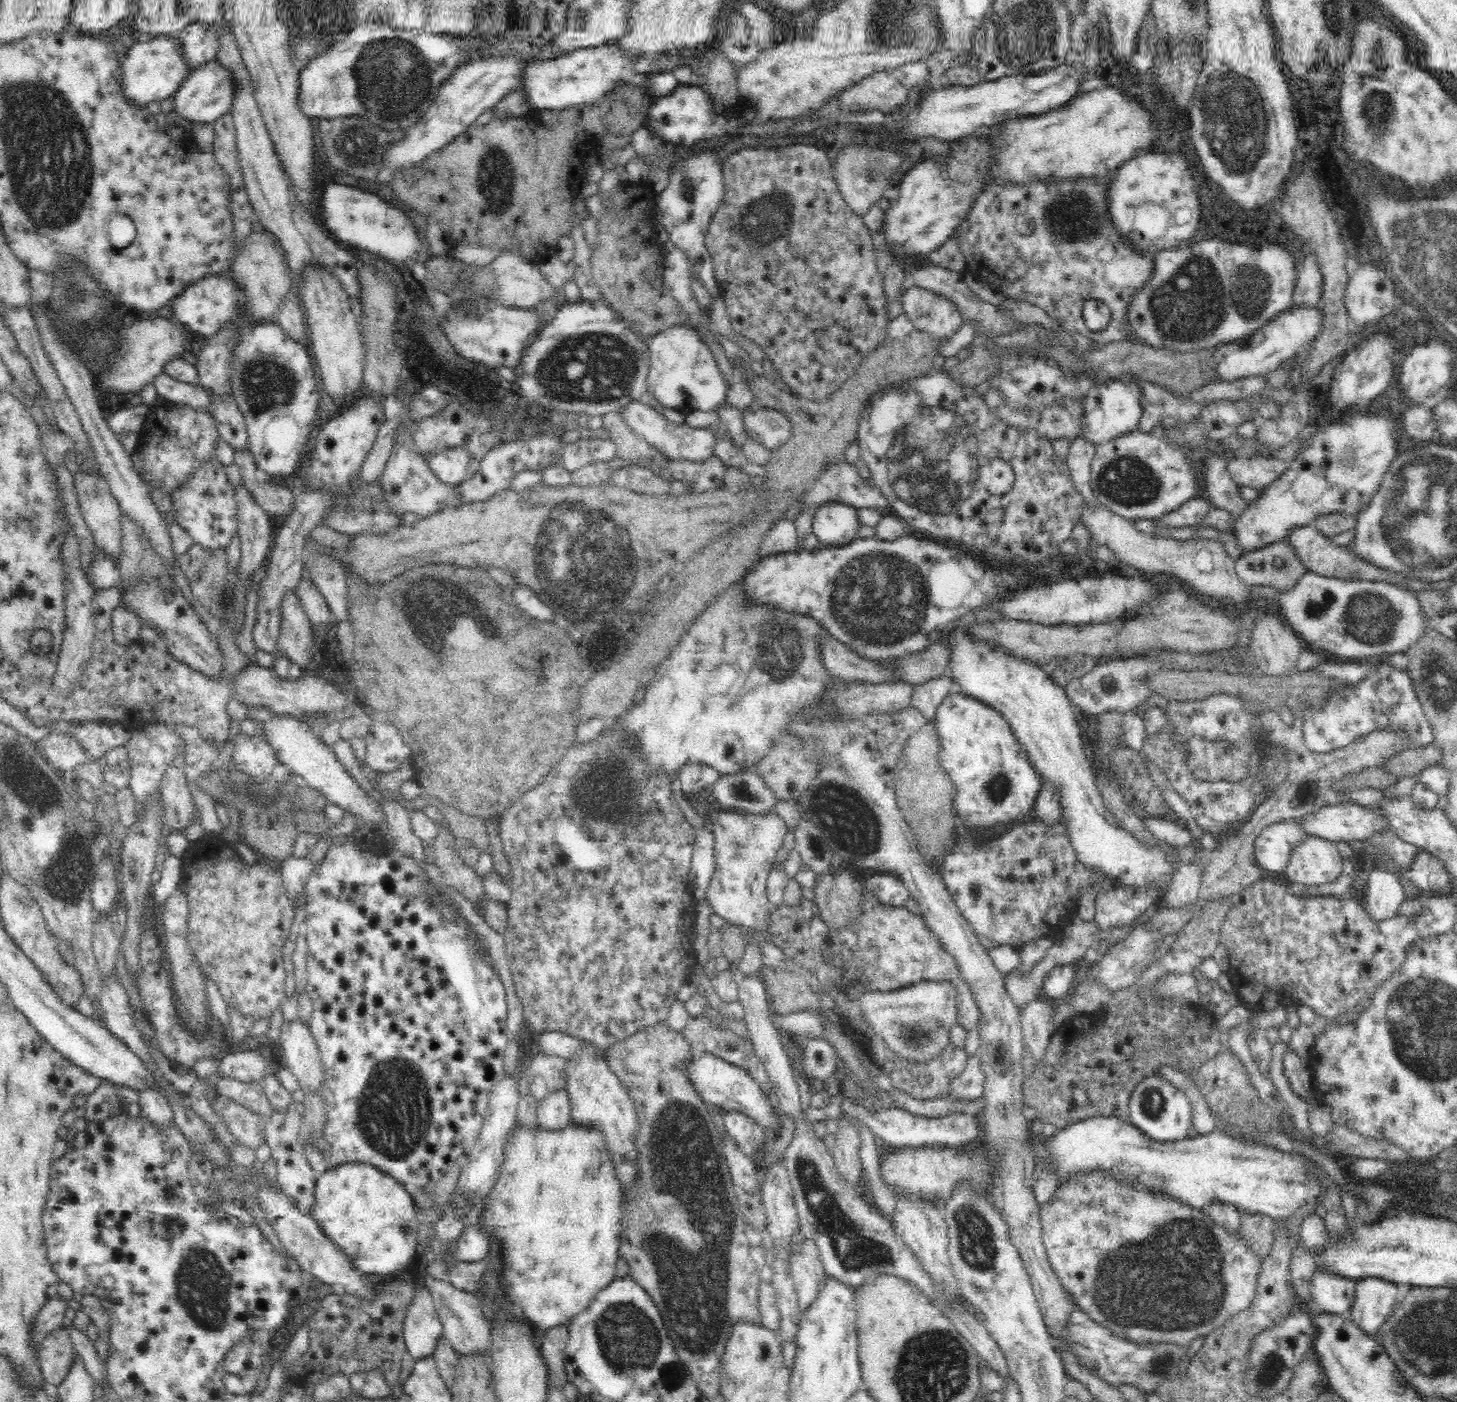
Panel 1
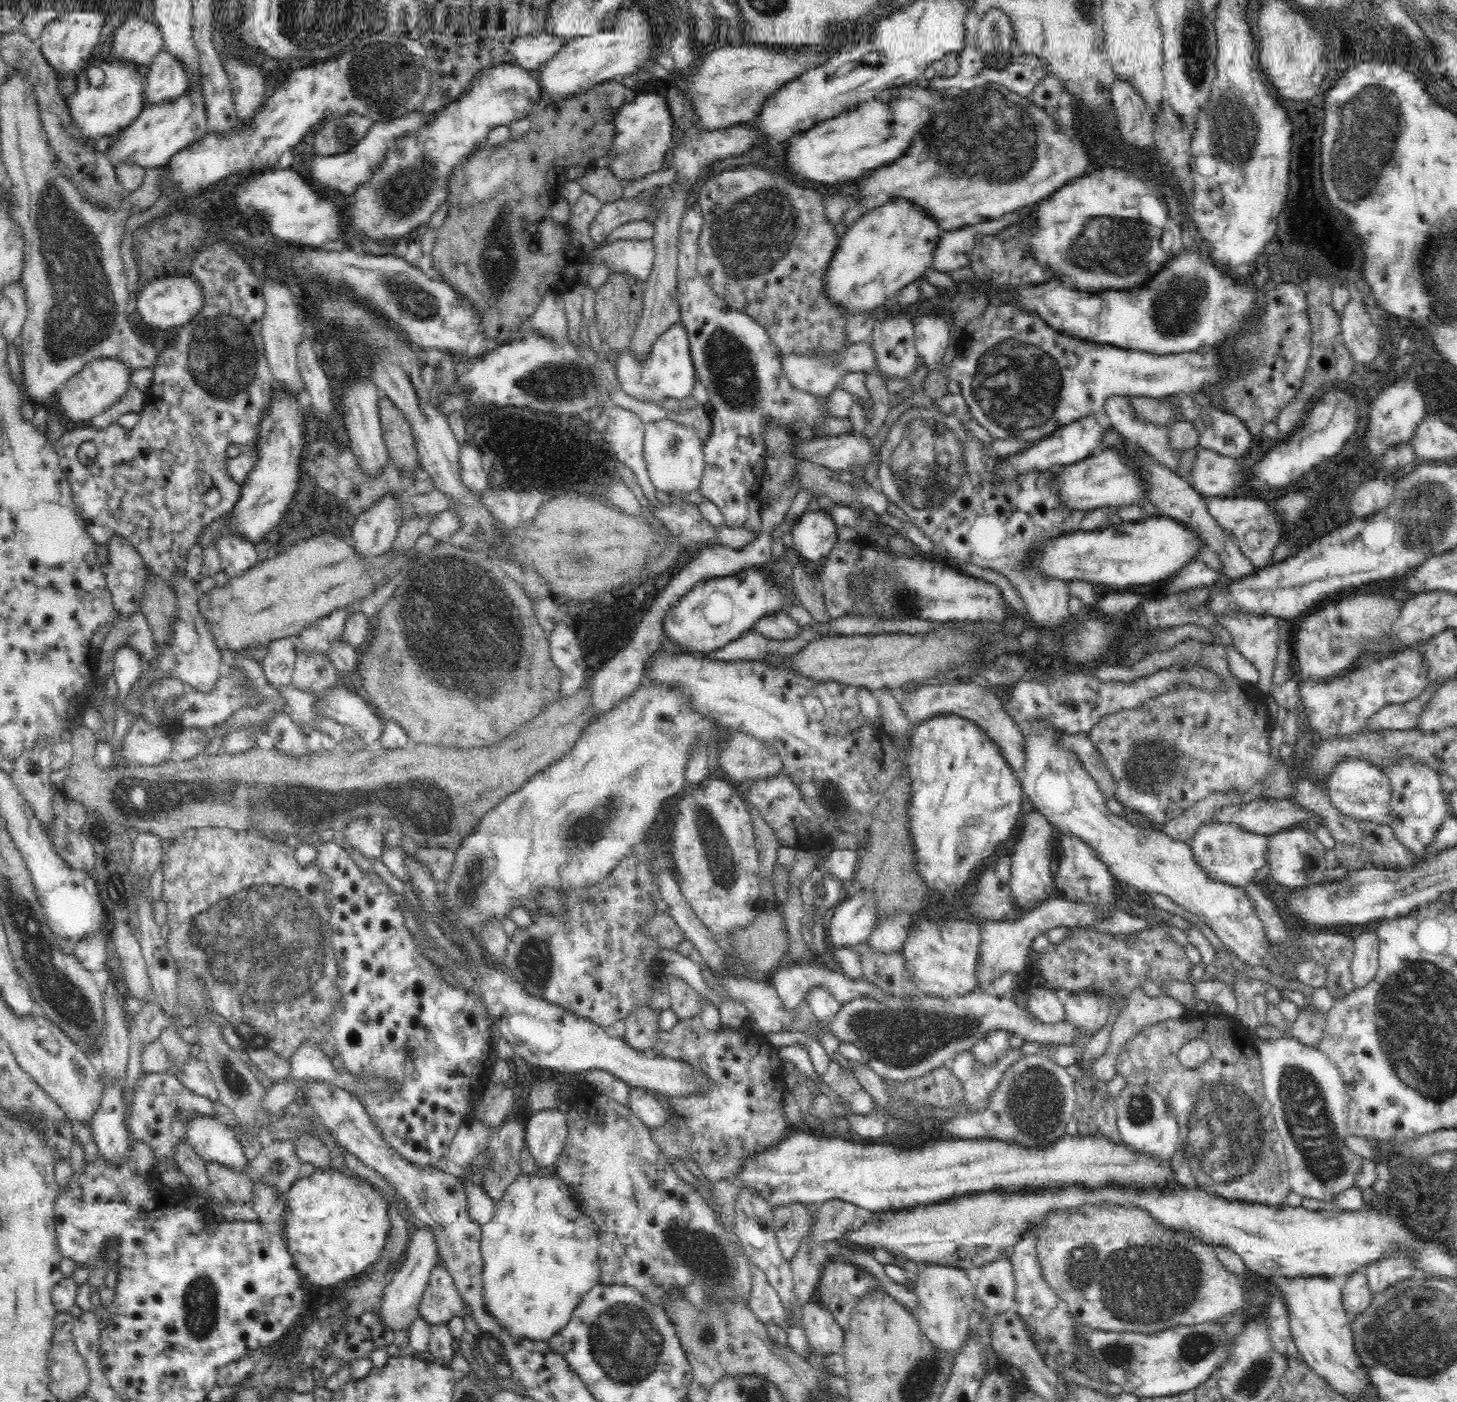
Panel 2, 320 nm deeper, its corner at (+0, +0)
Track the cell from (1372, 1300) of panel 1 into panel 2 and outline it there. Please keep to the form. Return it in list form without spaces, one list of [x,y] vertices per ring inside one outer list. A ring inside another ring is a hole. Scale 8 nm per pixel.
[[[1388,1257],[1382,1261],[1376,1261],[1364,1270],[1364,1274],[1371,1293],[1370,1297],[1384,1294],[1388,1288],[1391,1288],[1392,1282],[1417,1276],[1412,1265],[1406,1260],[1401,1260],[1400,1257]]]

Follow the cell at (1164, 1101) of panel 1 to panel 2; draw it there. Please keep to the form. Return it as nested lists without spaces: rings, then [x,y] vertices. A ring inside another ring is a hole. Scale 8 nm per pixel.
[[[1138,1083],[1126,1085],[1117,1100],[1117,1123],[1121,1139],[1144,1153],[1168,1159],[1180,1146],[1179,1118],[1167,1098],[1155,1087]]]

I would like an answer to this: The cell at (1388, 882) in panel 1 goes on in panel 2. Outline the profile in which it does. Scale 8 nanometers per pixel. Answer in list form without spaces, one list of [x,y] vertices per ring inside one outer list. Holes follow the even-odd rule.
[[[1363,928],[1355,937],[1355,956],[1352,961],[1352,972],[1357,987],[1371,981],[1377,973],[1380,960],[1380,941],[1377,928]]]

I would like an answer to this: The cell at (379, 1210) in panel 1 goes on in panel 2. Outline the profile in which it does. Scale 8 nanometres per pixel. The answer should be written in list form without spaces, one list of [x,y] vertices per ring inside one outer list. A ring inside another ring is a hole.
[[[331,1167],[316,1171],[308,1178],[296,1180],[295,1185],[288,1191],[291,1200],[291,1223],[285,1237],[295,1255],[299,1270],[304,1278],[317,1286],[332,1286],[344,1280],[359,1277],[380,1258],[386,1248],[392,1221],[390,1221],[390,1206],[392,1202],[386,1200],[382,1190],[372,1183],[342,1170]]]

